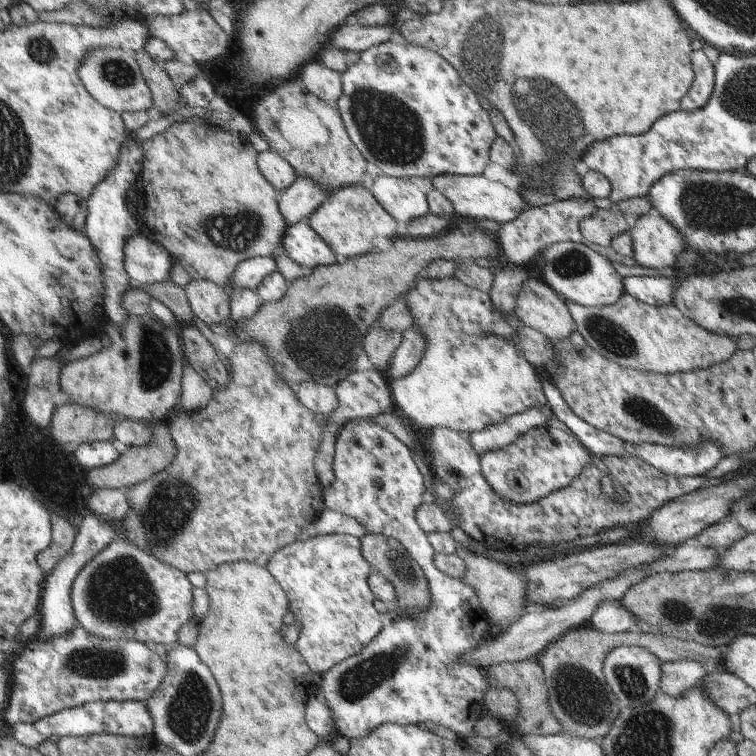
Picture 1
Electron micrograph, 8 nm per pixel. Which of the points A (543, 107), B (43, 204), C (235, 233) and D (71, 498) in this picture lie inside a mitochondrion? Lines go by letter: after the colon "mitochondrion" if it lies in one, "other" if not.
A: mitochondrion
B: other
C: mitochondrion
D: other

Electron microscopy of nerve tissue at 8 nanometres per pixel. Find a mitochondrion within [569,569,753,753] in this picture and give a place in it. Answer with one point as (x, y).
(627, 680)

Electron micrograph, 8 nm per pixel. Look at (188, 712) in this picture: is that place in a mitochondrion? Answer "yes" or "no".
yes

